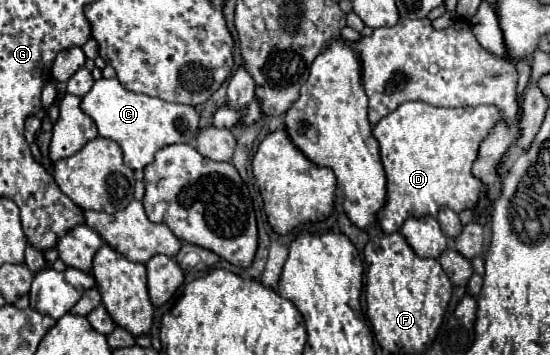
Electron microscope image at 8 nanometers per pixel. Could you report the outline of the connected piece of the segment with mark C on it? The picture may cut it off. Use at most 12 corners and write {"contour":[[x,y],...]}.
{"contour":[[96,81],[82,97],[132,169],[200,133],[192,105]]}

